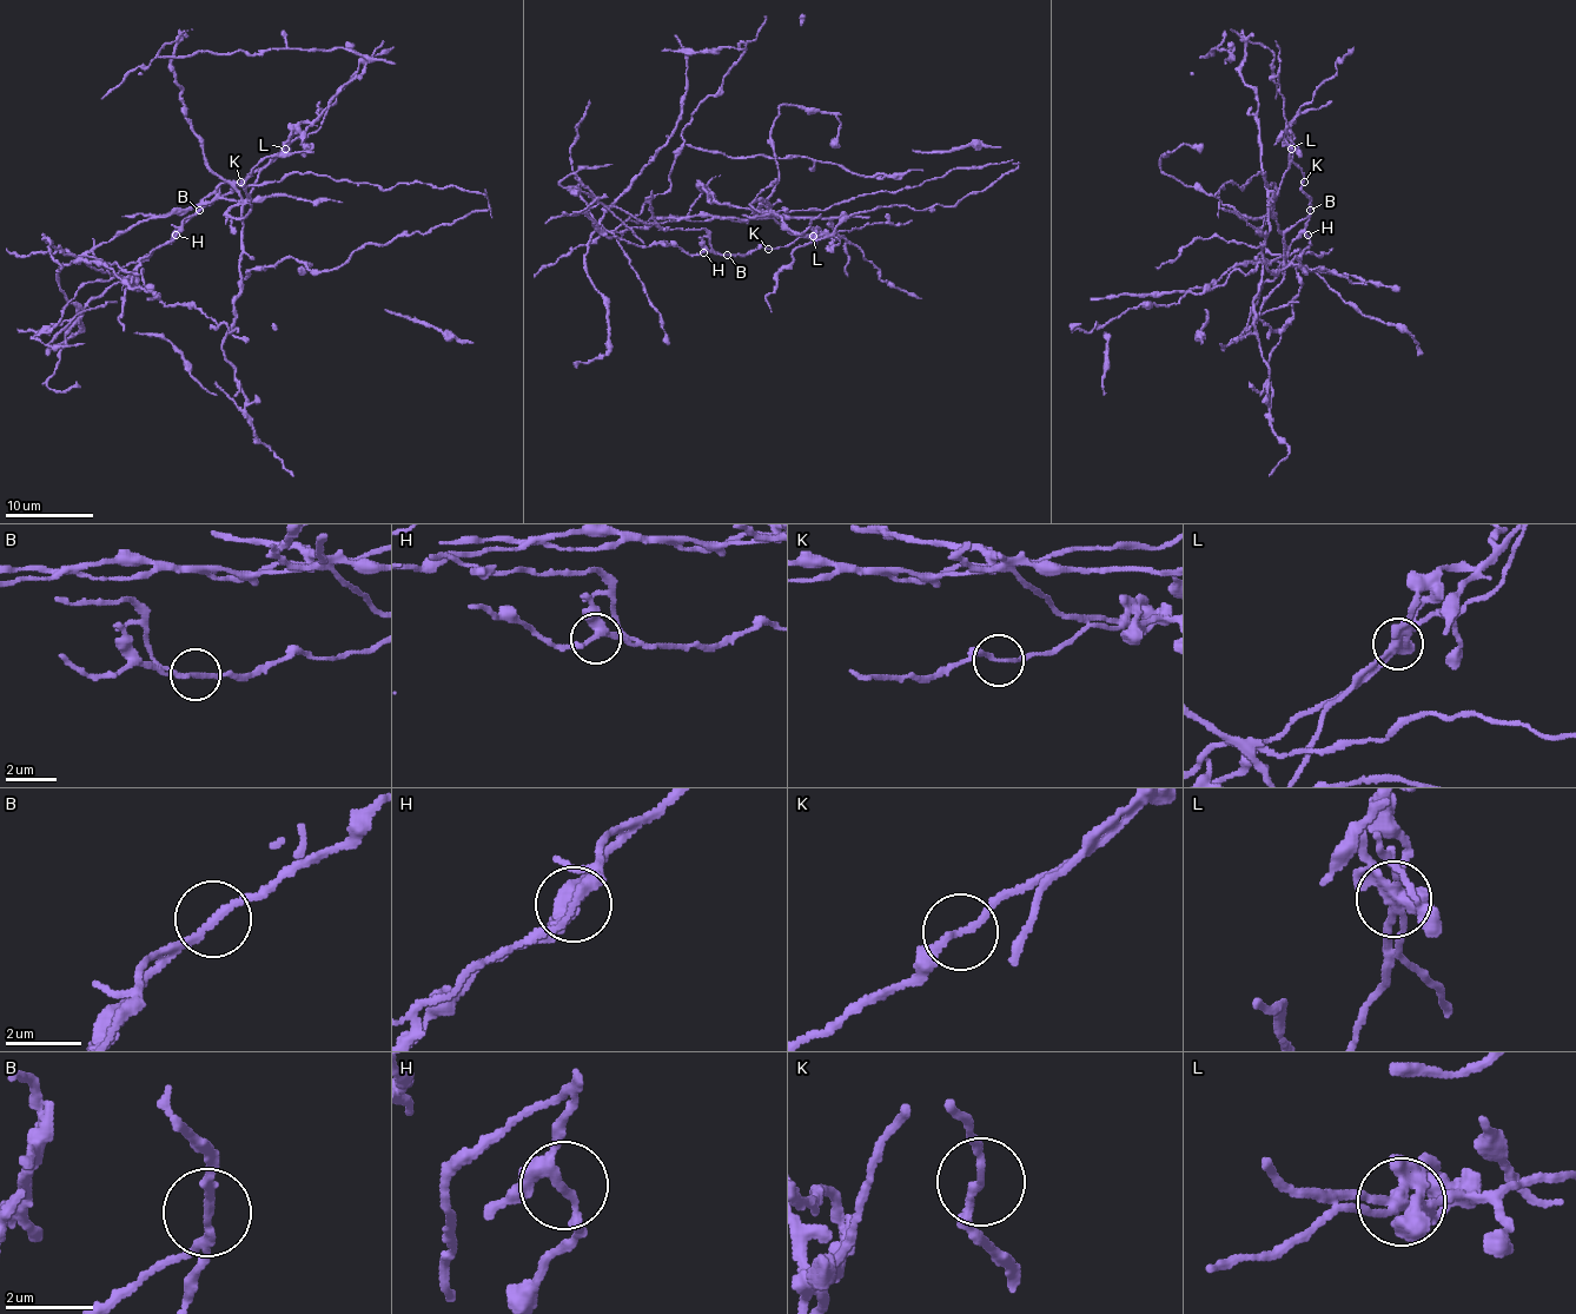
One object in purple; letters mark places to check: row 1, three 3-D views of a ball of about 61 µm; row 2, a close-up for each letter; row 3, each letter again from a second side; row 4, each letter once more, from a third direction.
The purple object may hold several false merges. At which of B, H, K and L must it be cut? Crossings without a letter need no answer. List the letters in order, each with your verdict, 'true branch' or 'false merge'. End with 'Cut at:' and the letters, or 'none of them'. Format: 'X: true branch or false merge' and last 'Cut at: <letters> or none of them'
B: false merge
H: true branch
K: true branch
L: false merge
Cut at: B, L

